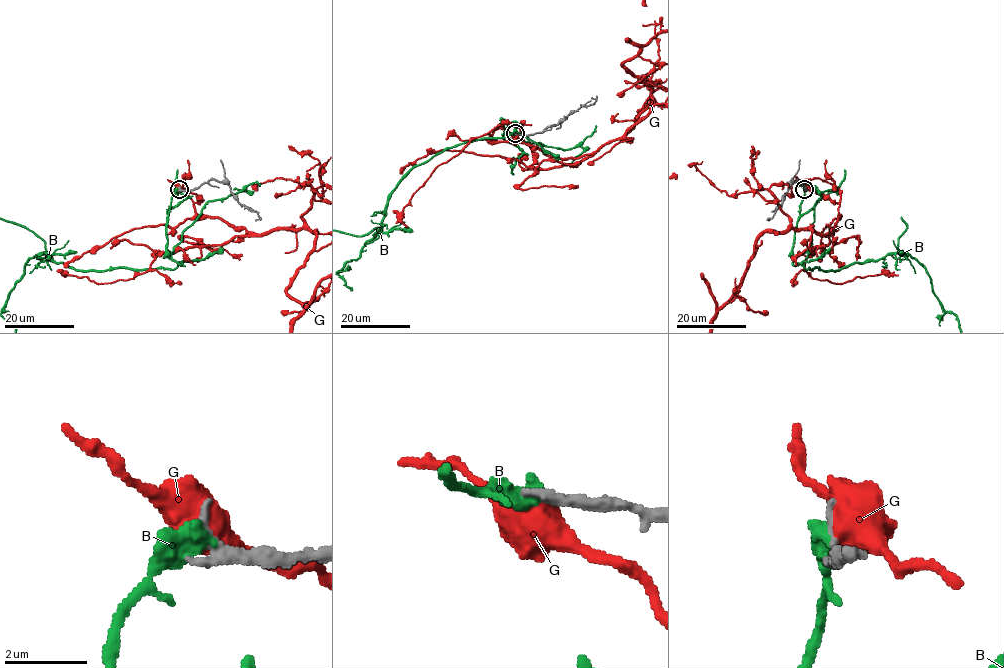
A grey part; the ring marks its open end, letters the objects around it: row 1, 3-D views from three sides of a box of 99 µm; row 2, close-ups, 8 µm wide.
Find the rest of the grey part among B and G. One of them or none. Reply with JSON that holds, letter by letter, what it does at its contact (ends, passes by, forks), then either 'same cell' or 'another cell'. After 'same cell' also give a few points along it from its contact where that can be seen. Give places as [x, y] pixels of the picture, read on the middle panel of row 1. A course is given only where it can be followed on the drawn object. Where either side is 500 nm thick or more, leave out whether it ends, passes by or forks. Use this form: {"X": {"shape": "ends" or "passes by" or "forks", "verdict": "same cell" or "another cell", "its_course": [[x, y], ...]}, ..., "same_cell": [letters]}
{"B": {"verdict": "same cell", "its_course": [[516, 134], [502, 121], [516, 122], [509, 135], [417, 164], [382, 226], [355, 236]]}, "G": {"verdict": "another cell"}, "same_cell": ["B"]}

